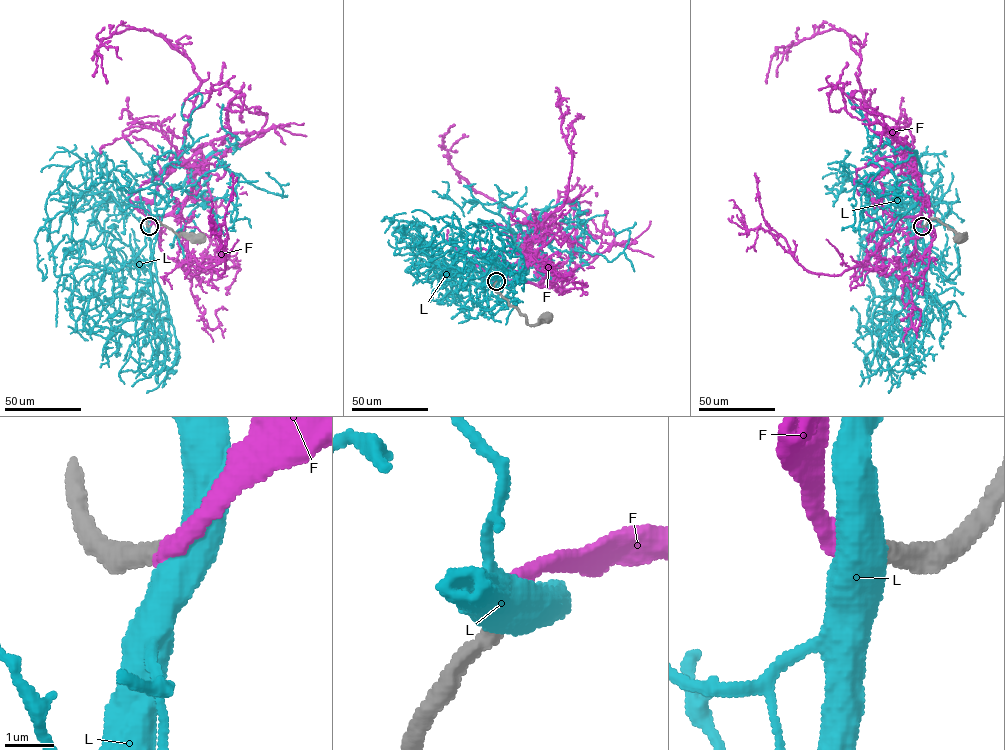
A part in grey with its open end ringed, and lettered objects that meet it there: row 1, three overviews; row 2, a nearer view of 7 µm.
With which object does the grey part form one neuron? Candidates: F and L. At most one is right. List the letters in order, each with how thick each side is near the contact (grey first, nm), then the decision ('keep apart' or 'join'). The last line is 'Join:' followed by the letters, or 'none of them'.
F: 400 nm thick on the grey side, 380 nm on the other; join
L: 400 nm thick on the grey side, 750 nm on the other; keep apart
Join: F

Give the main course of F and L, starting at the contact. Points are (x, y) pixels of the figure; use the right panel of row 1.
F: (922, 226), (902, 143), (869, 111), (860, 56), (842, 30), (775, 53), (766, 83)
L: (922, 226), (915, 152), (889, 168), (899, 192), (877, 196), (870, 187), (876, 175), (870, 172)

